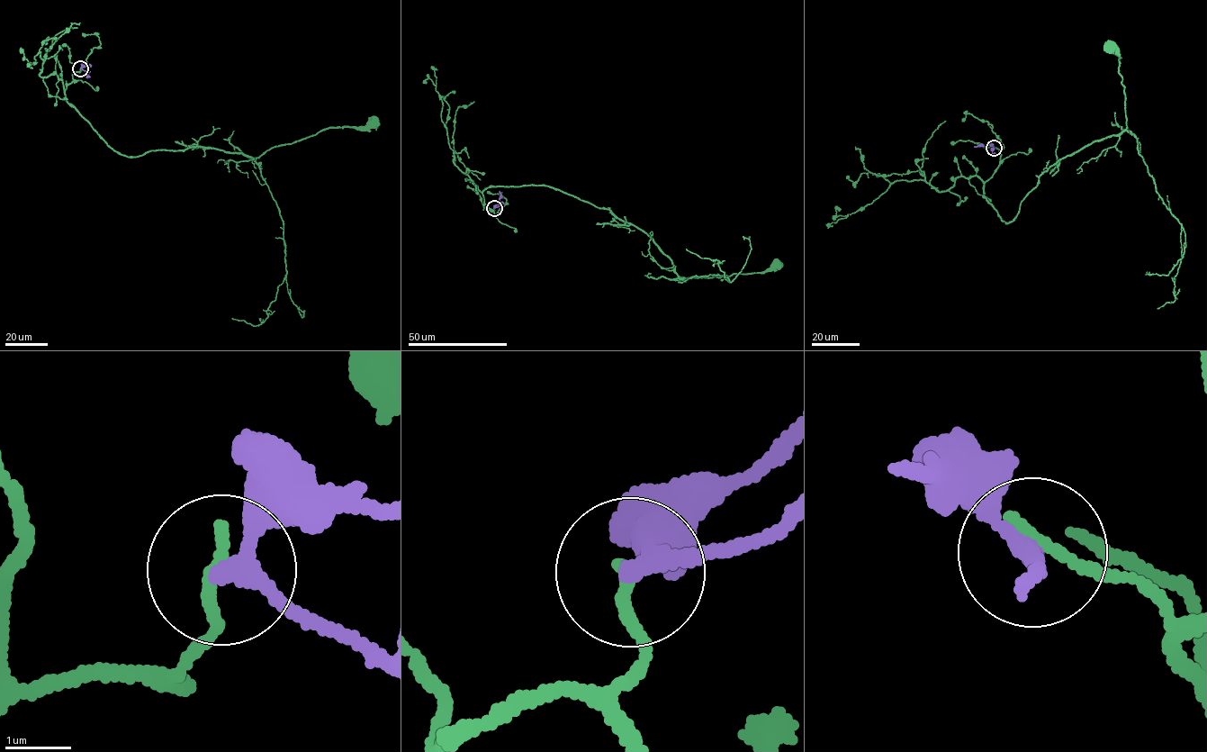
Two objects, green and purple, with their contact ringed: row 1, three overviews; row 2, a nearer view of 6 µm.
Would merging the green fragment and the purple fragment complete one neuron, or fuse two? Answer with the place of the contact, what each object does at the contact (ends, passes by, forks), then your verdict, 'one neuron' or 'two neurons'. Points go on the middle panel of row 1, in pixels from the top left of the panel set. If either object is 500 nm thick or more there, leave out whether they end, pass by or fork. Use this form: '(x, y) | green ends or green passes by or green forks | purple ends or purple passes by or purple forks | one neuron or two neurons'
(494, 208) | green ends | purple passes by | two neurons

